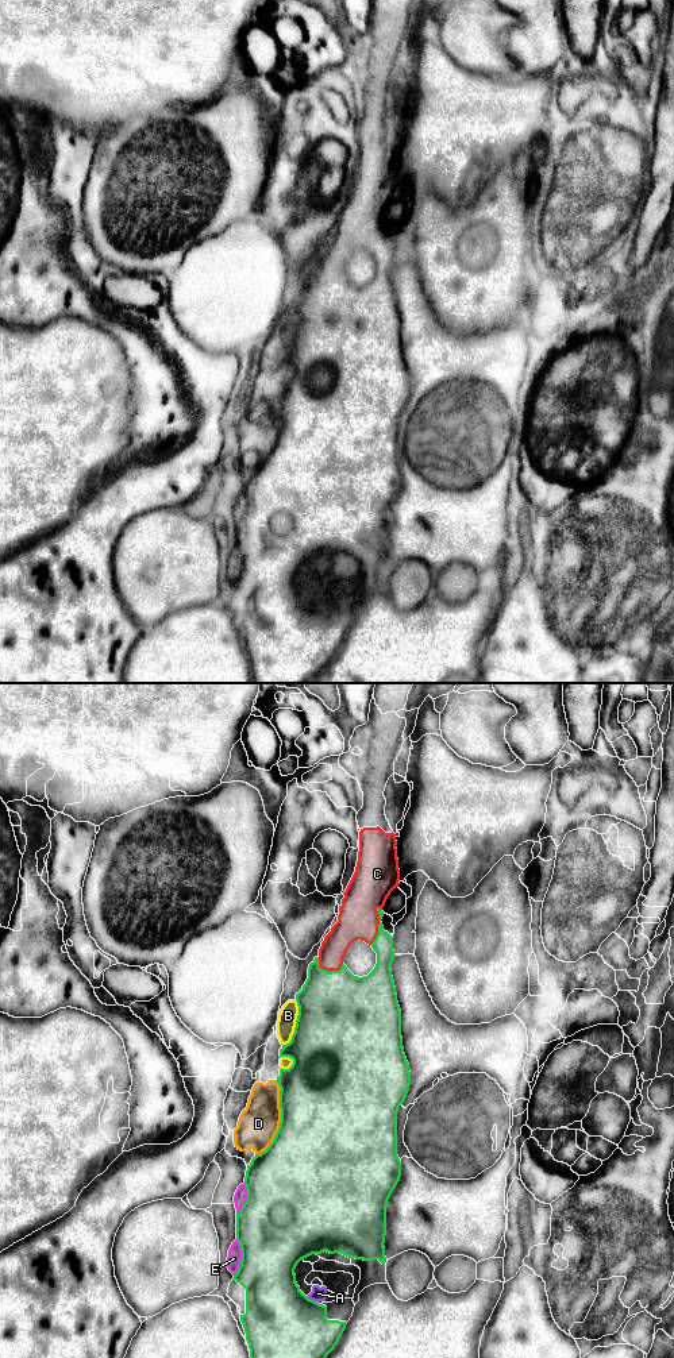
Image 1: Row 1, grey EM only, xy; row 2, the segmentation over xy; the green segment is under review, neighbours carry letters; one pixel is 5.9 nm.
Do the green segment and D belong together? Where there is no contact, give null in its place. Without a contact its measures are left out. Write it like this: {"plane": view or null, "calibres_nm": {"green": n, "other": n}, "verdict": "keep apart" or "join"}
{"plane": "xy", "calibres_nm": {"green": 500, "other": 240}, "verdict": "keep apart"}

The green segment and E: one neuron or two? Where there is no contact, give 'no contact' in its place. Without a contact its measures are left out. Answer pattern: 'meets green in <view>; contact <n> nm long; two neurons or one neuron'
meets green in xy; contact 220 nm long; two neurons

